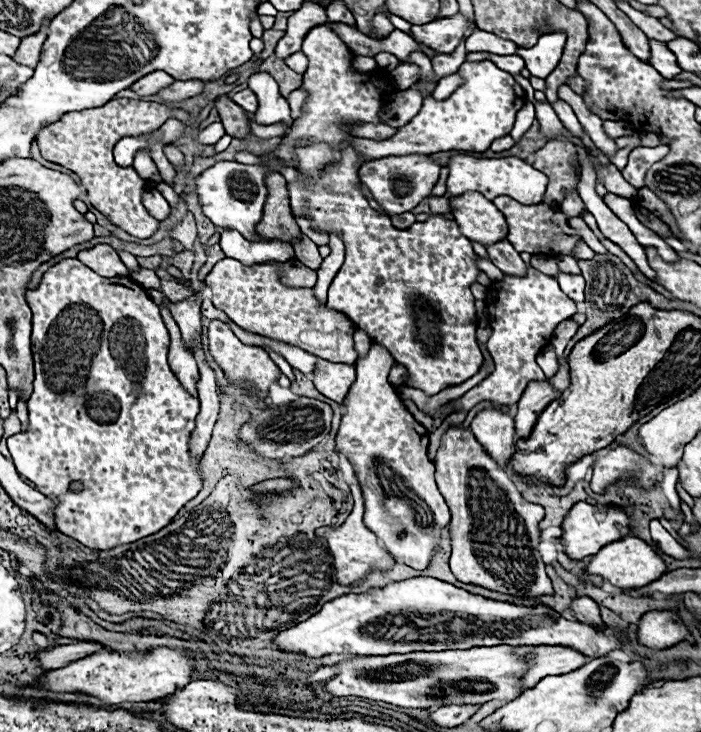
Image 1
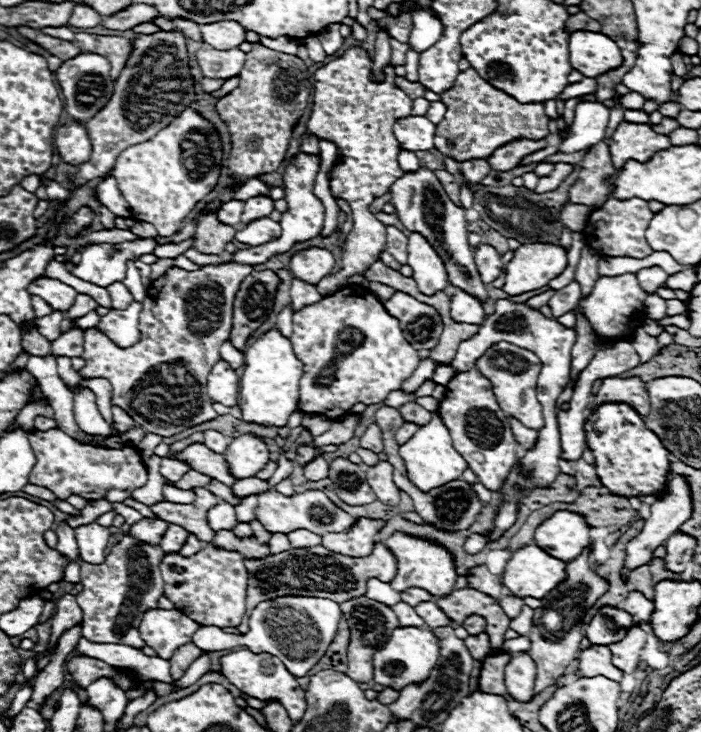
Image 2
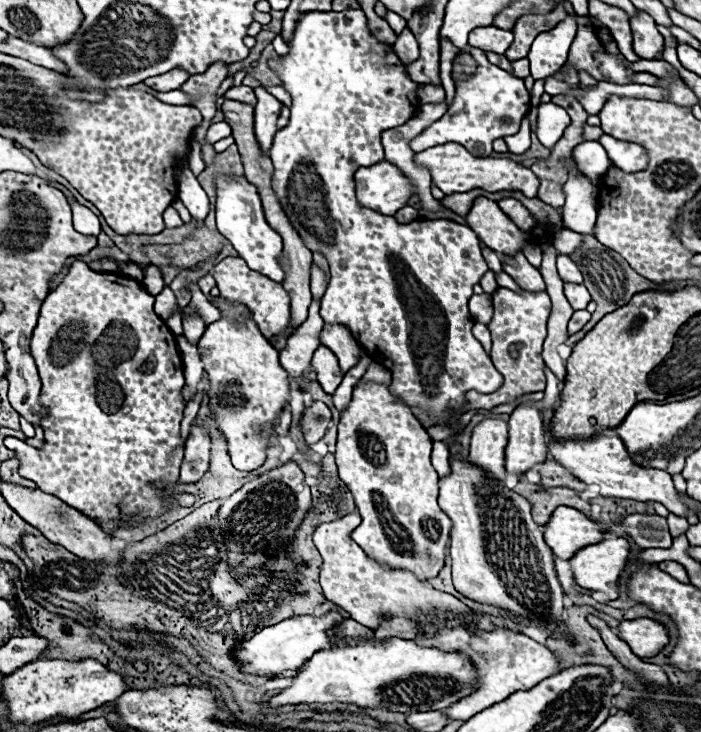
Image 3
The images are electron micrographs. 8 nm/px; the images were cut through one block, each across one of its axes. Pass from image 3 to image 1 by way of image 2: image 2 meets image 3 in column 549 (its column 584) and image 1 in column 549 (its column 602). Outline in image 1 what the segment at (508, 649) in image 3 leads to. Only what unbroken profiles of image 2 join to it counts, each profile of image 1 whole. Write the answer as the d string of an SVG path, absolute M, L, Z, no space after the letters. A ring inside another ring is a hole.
M536 646L532 654L532 668L524 678L526 688L538 684L546 676L562 676L588 664L588 656L570 646Z

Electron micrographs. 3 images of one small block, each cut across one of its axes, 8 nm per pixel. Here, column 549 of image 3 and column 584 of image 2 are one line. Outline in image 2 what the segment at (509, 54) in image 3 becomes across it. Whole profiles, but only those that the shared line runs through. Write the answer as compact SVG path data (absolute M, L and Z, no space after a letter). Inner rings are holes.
M584 12L572 14L570 20L566 20L566 34L574 34L578 30L588 30L588 32L600 32L600 24L596 20L592 20L590 16L586 16Z

